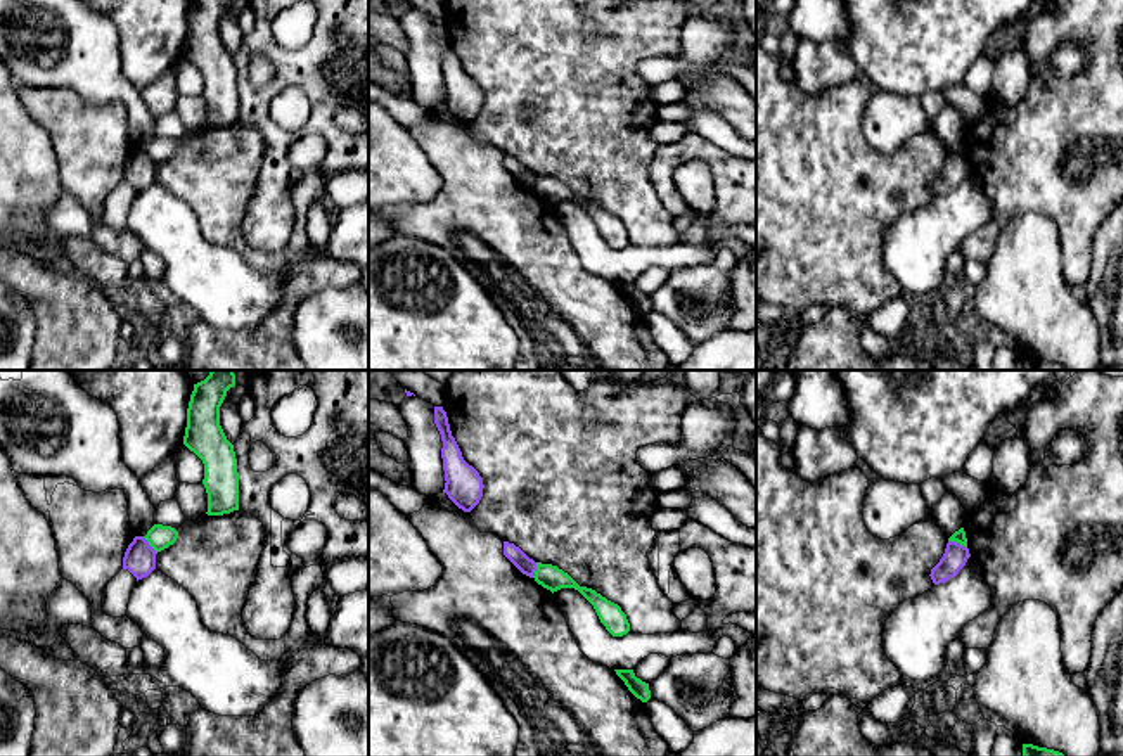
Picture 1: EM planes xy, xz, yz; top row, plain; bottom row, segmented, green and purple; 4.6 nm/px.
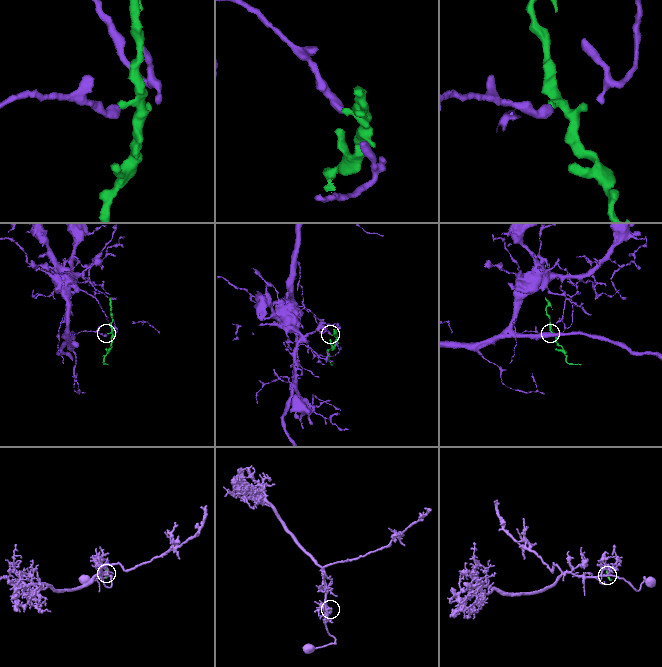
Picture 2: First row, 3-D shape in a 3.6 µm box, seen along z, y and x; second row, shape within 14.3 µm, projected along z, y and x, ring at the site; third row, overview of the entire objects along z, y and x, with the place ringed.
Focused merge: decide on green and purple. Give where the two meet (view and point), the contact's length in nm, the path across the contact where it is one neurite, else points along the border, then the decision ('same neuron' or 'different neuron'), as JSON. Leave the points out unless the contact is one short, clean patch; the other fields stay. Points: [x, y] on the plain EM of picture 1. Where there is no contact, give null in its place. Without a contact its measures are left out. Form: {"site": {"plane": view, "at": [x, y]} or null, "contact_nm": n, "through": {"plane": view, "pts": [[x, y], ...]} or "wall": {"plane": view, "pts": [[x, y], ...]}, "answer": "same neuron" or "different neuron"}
{"site": {"plane": "yz", "at": [957, 154]}, "contact_nm": 100, "wall": {"plane": "yz", "pts": [[949, 151], [966, 160]]}, "answer": "different neuron"}

